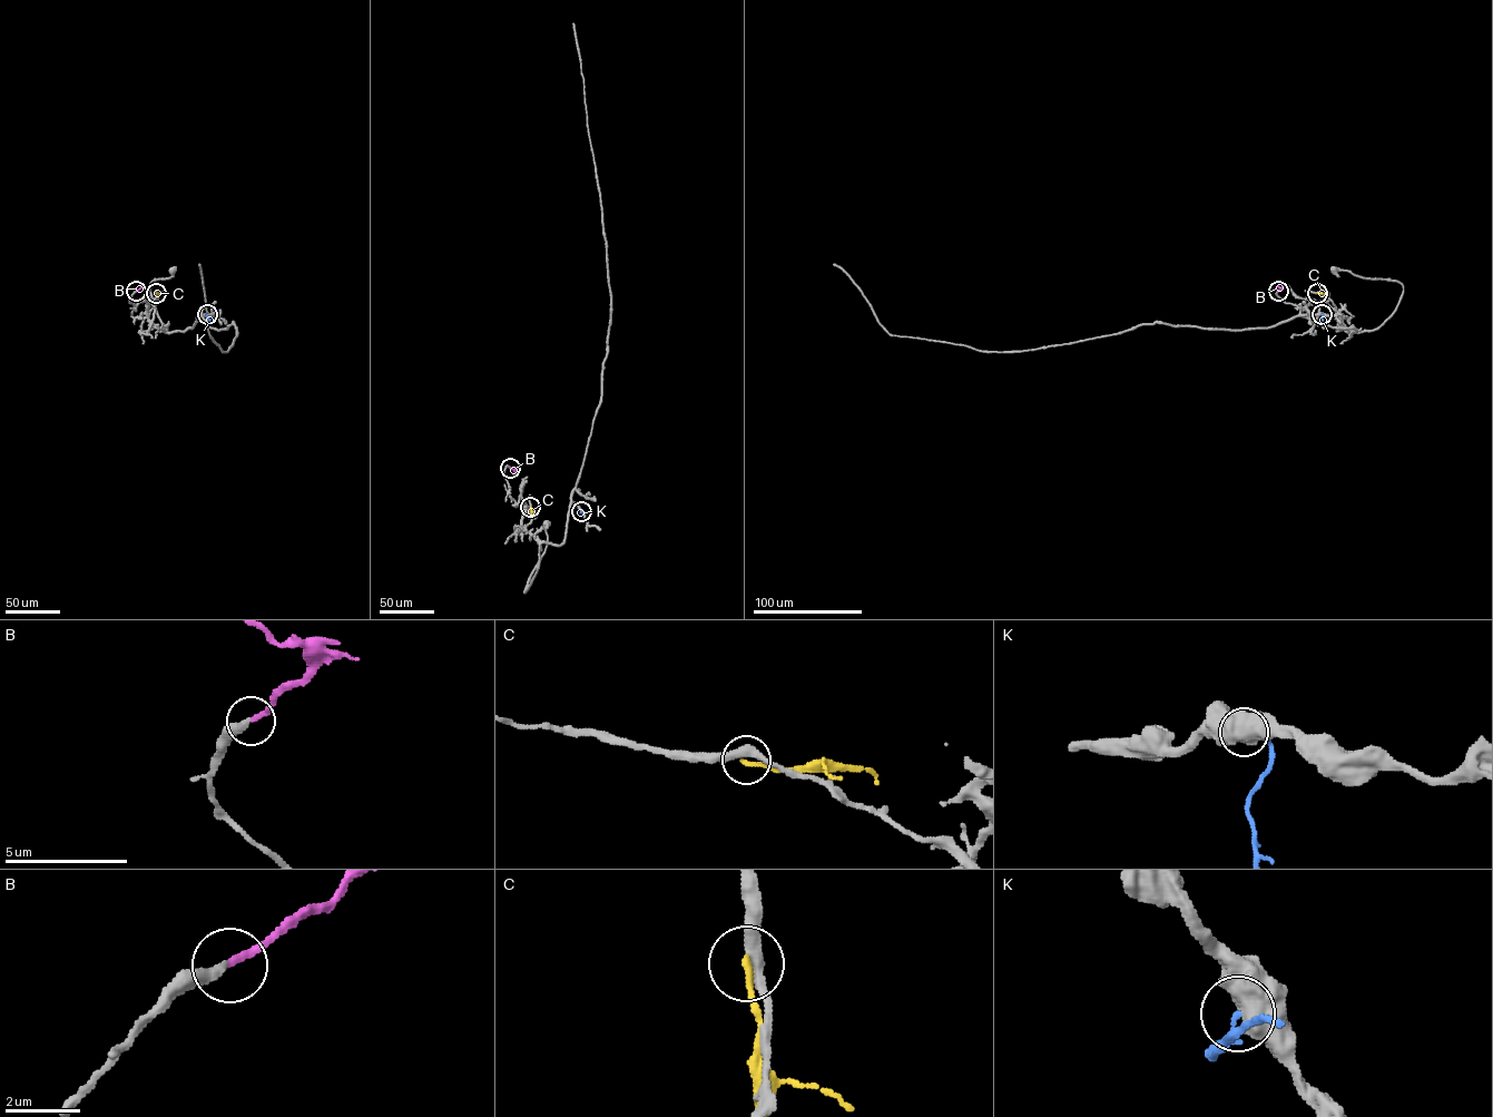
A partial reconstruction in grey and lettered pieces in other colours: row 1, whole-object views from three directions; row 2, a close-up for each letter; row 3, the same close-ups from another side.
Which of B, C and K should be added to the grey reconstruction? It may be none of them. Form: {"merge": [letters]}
{"merge": ["B"]}

